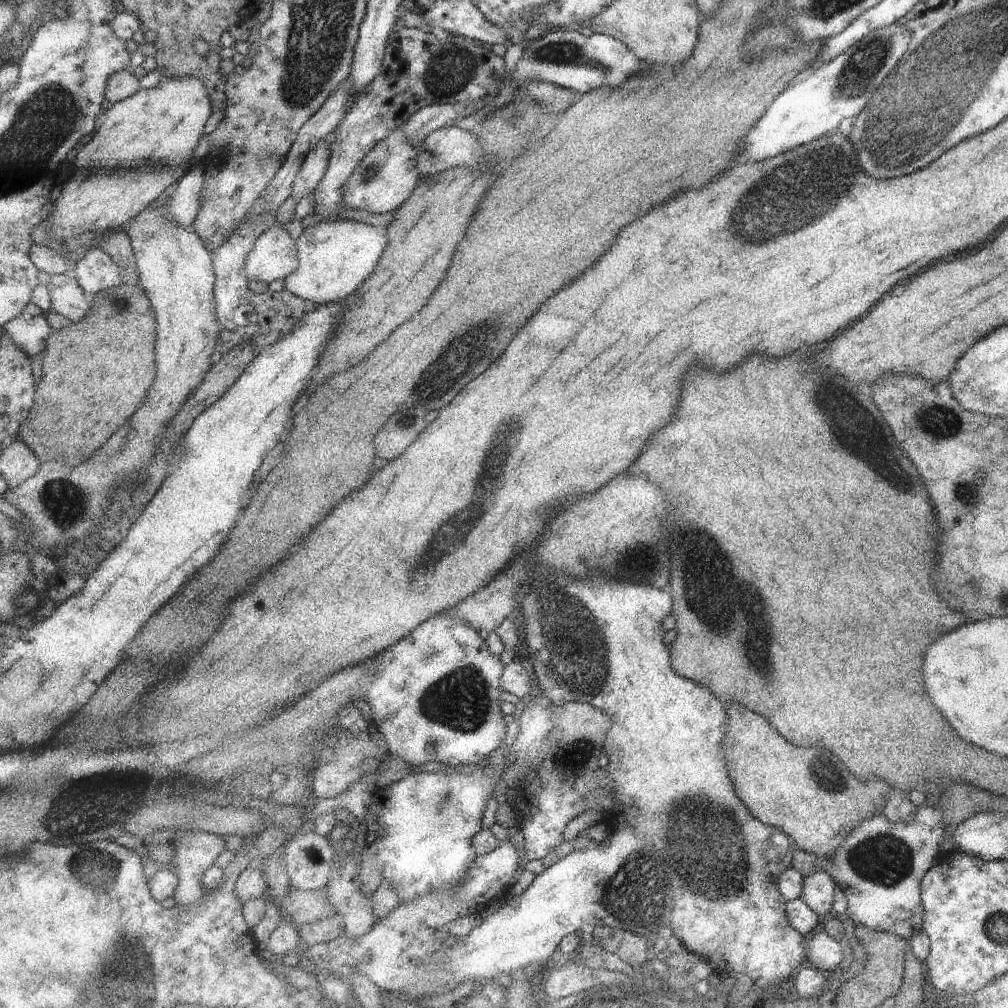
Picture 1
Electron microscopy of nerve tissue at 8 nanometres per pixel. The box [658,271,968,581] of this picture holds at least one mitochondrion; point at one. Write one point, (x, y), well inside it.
(927, 415)

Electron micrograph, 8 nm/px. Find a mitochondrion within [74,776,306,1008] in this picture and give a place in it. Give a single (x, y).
(144, 961)

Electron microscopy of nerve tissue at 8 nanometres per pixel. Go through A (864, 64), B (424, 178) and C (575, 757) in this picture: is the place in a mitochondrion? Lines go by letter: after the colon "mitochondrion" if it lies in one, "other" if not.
A: mitochondrion
B: other
C: mitochondrion

